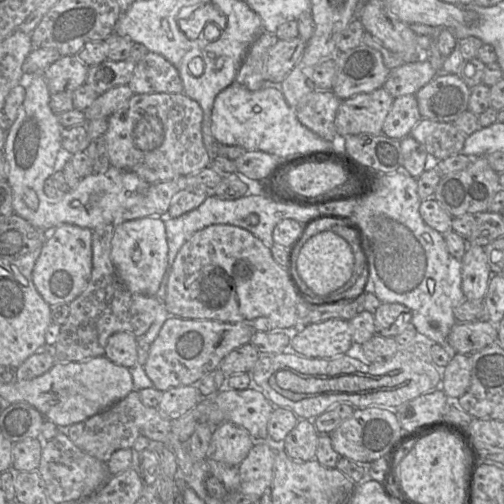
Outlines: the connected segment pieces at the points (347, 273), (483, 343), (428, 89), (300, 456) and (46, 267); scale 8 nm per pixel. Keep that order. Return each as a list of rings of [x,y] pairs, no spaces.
[[[333,231],[320,232],[304,242],[297,257],[297,271],[306,286],[318,296],[341,288],[352,277],[354,254],[350,244]]]
[[[488,320],[458,322],[448,336],[448,342],[455,352],[465,355],[478,352],[497,340],[497,325]]]
[[[437,74],[415,97],[422,119],[453,122],[467,110],[470,88],[457,74]]]
[[[299,419],[282,441],[282,449],[293,460],[313,460],[316,456],[318,437],[314,420]]]
[[[61,224],[51,230],[37,258],[32,280],[42,298],[50,305],[69,304],[87,287],[92,272],[92,229]]]

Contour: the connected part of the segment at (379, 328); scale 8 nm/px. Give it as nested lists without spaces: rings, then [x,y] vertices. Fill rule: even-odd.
[[[382,303],[374,312],[376,335],[395,337],[412,321],[411,310],[399,303]]]

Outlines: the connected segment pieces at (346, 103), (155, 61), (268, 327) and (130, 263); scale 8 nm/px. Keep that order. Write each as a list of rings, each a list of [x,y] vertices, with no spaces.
[[[380,87],[342,100],[335,118],[337,134],[341,137],[361,133],[383,135],[382,127],[394,99]]]
[[[148,52],[136,63],[132,78],[127,84],[134,94],[183,93],[178,70],[162,55]]]
[[[229,224],[203,228],[182,245],[172,264],[165,295],[161,300],[169,316],[242,322],[255,331],[296,331],[310,324],[307,323],[307,315],[313,306],[290,280],[286,267],[274,260],[270,248],[248,230]]]
[[[144,217],[123,222],[114,228],[111,260],[116,272],[132,293],[156,296],[168,264],[165,217]]]

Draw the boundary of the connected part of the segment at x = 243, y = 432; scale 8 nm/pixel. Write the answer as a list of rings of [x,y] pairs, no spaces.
[[[223,422],[214,428],[206,457],[229,466],[238,466],[253,446],[246,429]]]

